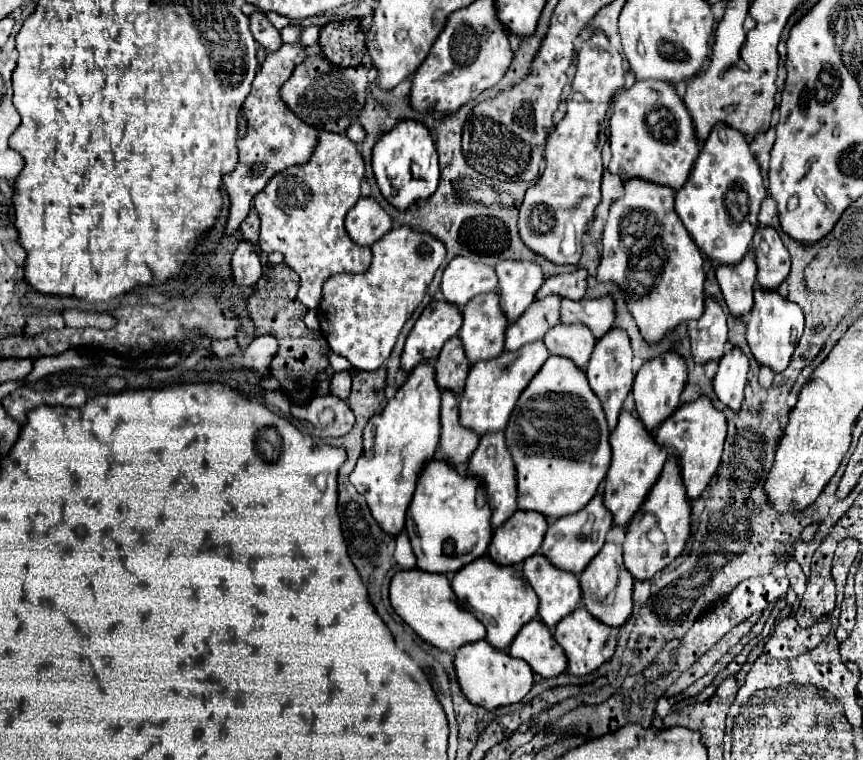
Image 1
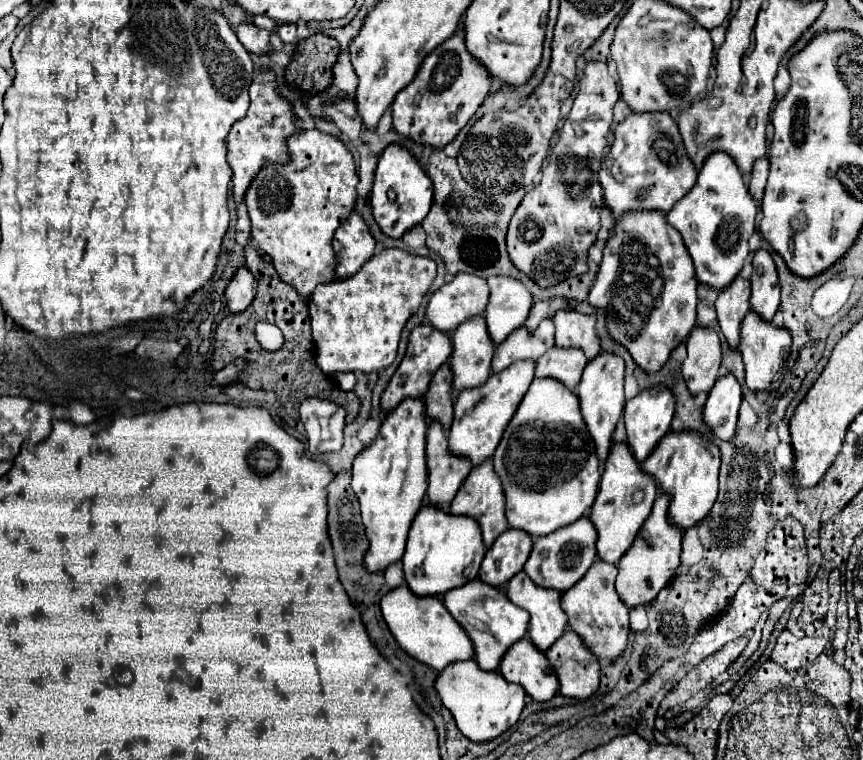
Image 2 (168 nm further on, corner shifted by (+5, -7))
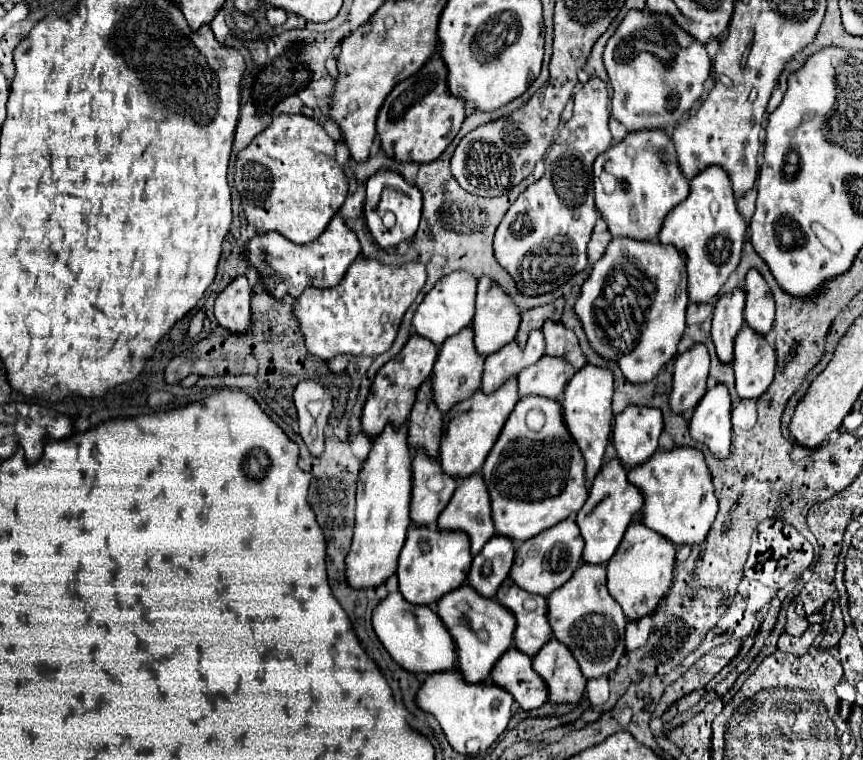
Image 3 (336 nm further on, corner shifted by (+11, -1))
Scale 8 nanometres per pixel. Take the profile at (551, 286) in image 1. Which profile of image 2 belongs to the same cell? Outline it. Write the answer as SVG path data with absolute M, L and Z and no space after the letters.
M559 296L559 298L553 298L553 300L541 300L541 302L535 302L533 308L531 308L531 312L529 312L529 318L527 318L525 326L527 326L529 330L533 330L543 318L555 316L555 312L561 310L561 308L565 308L565 310L573 308L573 300L567 300L567 298Z

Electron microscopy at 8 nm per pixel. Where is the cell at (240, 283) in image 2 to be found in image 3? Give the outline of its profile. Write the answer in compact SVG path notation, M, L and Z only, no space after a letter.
M237 276L215 300L215 320L231 334L247 334L251 328L251 286L245 276Z

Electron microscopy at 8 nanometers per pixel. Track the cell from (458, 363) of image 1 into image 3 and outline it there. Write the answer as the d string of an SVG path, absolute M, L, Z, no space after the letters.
M425 380L417 390L417 400L413 404L409 422L407 422L407 440L413 450L423 448L429 458L439 454L439 436L441 436L443 414L437 410L431 392L431 380Z

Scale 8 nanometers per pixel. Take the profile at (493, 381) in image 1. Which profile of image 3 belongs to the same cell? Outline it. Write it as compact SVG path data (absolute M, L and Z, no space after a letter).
M517 378L505 382L497 392L485 396L481 390L473 394L473 398L457 404L449 414L445 414L445 430L441 434L439 446L439 464L453 478L467 478L471 474L481 472L481 466L493 448L507 416L513 412L517 404Z

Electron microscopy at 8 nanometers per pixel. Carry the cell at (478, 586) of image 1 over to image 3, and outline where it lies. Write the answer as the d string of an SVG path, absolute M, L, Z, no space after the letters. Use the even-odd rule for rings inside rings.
M461 586L461 590L453 590L453 594L445 594L445 598L441 598L441 602L437 602L437 614L455 642L455 650L457 650L455 668L463 674L463 680L469 684L485 682L489 678L489 672L495 666L495 662L513 644L511 614L503 606L497 606L493 600L473 594L473 590L469 590L469 586ZM461 602L467 604L467 612L461 612ZM479 630L487 630L487 634L489 634L487 642L477 638Z

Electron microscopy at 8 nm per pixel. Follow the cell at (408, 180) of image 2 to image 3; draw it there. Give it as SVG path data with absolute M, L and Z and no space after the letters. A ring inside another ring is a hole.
M379 170L375 176L371 176L367 180L367 198L365 198L365 206L363 206L363 216L367 220L369 232L373 236L373 240L377 242L377 246L381 250L391 250L397 248L401 242L411 240L419 228L419 220L421 220L421 192L417 190L417 186L409 184L405 178L401 178L397 172L389 172L389 170ZM391 210L397 216L395 226L389 230L383 226L383 214Z

